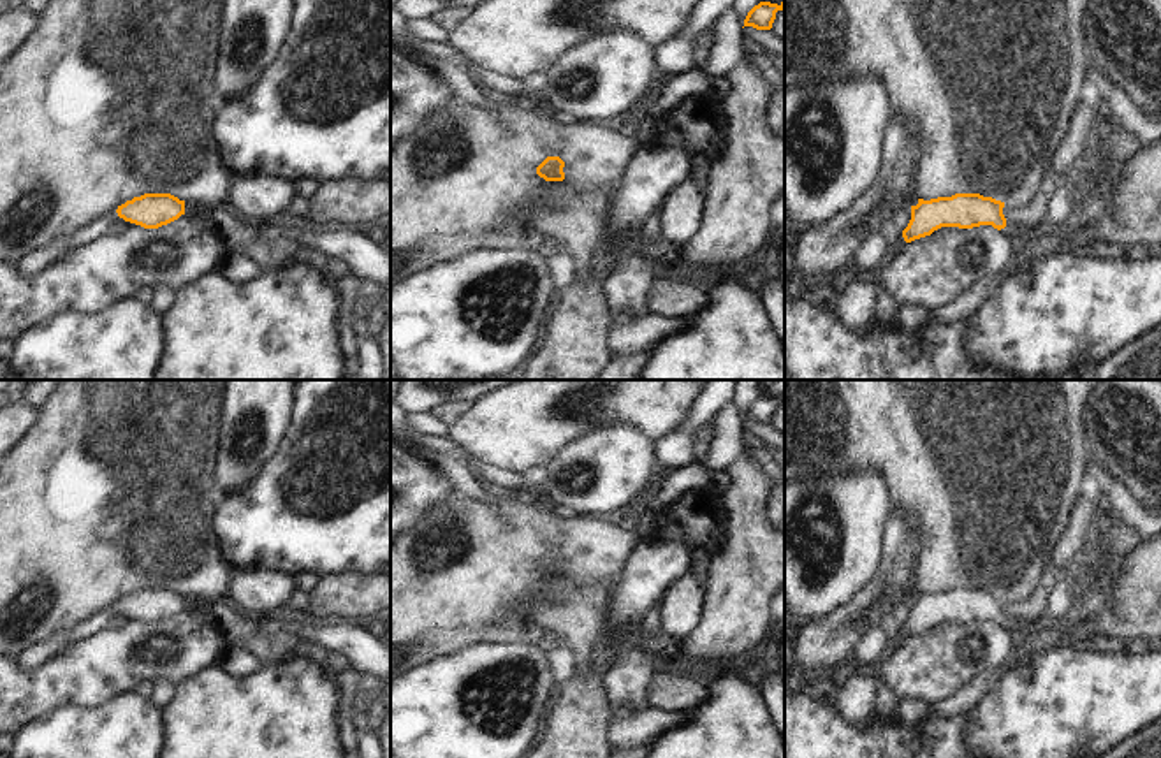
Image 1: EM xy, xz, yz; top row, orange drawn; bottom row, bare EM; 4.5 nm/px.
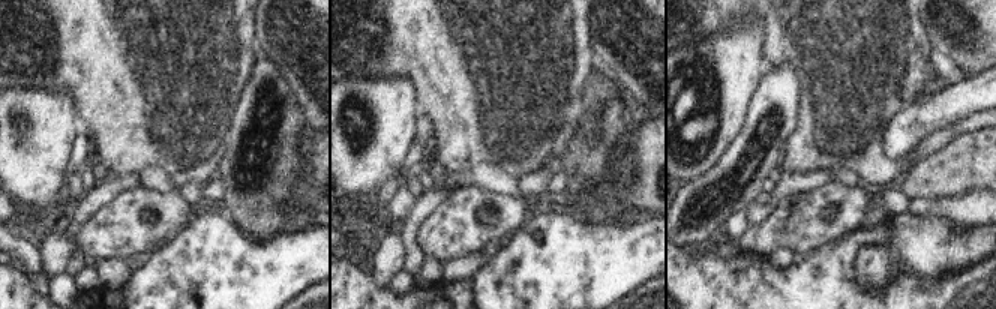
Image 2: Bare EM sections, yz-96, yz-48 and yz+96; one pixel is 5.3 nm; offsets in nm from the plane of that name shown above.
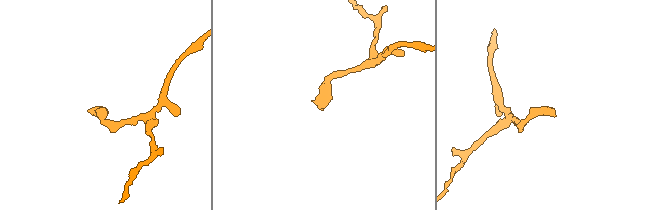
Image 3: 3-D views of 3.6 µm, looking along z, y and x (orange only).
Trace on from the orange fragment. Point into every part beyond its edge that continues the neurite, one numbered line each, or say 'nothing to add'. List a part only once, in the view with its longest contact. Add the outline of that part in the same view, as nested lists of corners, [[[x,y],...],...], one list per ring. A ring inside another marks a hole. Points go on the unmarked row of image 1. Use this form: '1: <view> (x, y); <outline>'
1: xy (97, 619); [[[118,600],[107,603],[104,609],[99,609],[99,610],[91,612],[90,616],[79,619],[76,624],[72,624],[69,644],[72,644],[83,637],[88,637],[95,630],[107,626],[109,619],[120,612],[116,603],[118,603]]]

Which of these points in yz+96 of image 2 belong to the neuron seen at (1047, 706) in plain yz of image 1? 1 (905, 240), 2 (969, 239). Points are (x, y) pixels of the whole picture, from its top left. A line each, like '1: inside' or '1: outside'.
1: inside
2: inside

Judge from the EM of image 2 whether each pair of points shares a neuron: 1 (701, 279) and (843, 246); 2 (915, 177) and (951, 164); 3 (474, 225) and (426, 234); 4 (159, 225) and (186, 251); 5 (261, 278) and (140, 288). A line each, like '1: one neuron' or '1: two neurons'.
1: one neuron
2: one neuron
3: one neuron
4: two neurons
5: one neuron

